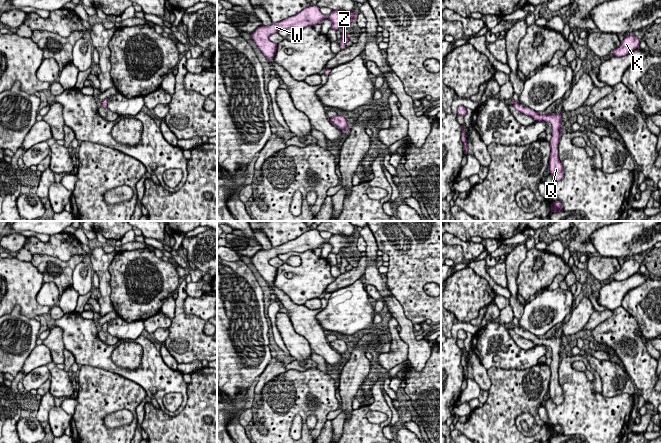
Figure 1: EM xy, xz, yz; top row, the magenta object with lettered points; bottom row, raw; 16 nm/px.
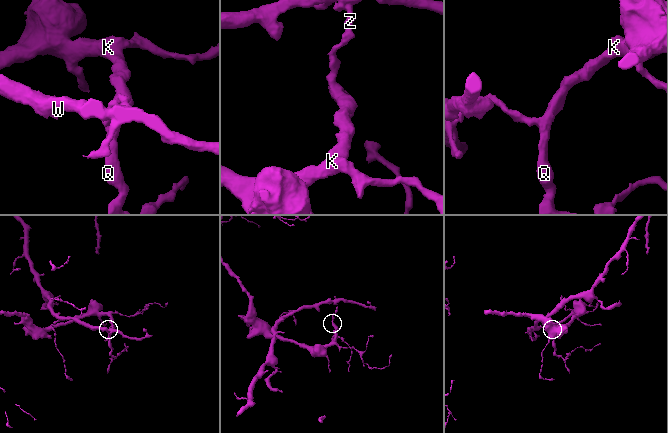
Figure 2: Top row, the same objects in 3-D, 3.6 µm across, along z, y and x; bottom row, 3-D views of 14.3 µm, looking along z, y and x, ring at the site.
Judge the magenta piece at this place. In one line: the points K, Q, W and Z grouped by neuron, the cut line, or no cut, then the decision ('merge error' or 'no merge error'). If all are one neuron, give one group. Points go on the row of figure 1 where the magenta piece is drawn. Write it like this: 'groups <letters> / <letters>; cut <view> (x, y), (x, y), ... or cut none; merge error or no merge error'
groups K Q / W Z; cut yz (513, 104), (518, 109), (521, 108); merge error

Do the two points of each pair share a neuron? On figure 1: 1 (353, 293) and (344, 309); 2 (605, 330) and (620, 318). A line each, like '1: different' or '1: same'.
1: same
2: same

